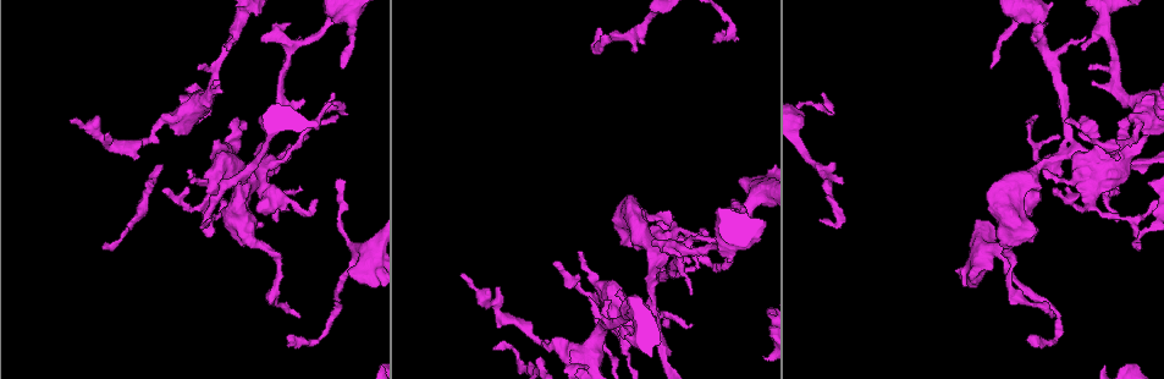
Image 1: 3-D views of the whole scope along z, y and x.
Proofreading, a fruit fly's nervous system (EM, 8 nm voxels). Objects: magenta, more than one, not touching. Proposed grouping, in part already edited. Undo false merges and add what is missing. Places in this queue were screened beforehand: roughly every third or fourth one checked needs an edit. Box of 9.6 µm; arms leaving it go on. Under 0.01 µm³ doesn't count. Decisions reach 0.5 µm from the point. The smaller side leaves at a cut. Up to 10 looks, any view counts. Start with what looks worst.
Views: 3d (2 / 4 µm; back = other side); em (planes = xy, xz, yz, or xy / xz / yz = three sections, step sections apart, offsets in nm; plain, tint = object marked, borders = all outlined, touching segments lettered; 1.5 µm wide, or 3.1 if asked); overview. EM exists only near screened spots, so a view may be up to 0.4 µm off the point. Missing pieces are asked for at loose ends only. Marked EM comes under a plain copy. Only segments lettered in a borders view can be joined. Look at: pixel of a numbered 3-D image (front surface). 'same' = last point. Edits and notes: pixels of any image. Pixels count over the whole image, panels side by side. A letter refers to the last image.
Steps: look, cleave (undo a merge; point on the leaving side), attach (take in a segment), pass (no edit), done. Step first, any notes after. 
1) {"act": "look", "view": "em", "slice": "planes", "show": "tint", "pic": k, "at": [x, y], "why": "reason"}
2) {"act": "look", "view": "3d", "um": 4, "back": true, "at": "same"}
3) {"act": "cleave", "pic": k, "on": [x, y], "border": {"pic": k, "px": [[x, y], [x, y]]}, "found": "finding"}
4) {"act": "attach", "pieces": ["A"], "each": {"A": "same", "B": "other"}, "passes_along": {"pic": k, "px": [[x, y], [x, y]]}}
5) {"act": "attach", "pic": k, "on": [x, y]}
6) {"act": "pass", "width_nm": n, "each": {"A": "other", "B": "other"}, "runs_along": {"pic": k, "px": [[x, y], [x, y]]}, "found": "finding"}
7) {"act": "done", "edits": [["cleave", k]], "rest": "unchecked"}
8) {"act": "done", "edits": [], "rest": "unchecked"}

{"act": "look", "view": "3d", "um": 2, "pic": 1, "at": [1029, 337], "why": "long arm stops here"}

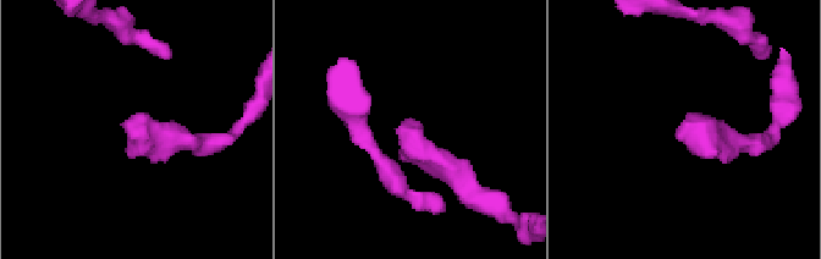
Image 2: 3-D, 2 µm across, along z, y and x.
{"act": "look", "view": "em", "slice": "xz", "step": 8, "show": "tint", "pic": 2, "at": [124, 126], "why": "now the EM"}

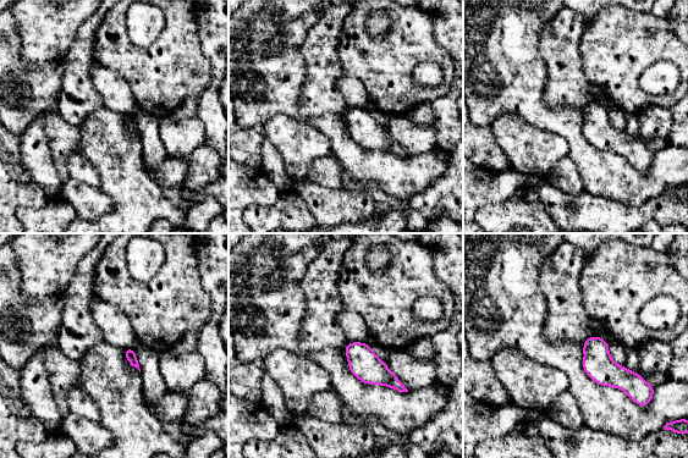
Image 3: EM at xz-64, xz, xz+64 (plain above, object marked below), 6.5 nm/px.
{"act": "look", "view": "em", "slice": "planes", "show": "borders", "at": "same", "why": "cut it another way"}

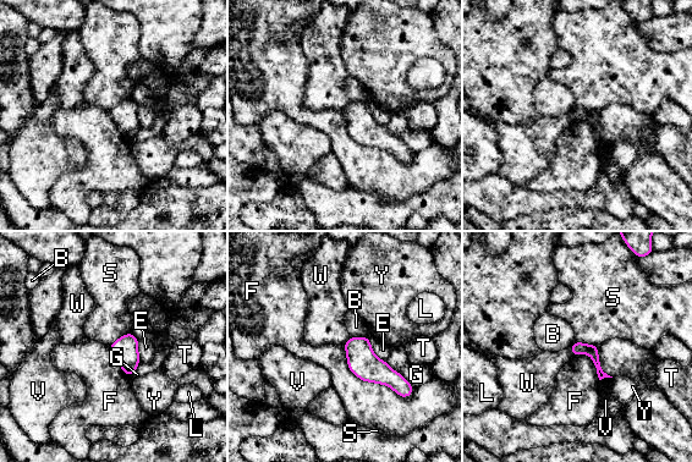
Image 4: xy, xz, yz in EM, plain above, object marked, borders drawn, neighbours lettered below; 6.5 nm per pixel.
{"act": "pass", "width_nm": 90, "each": {"B": "other", "E": "other", "F": "other", "G": "other", "L": "other", "S": "other", "T": "other", "V": "other", "W": "other", "Y": "other"}, "runs_along": {"pic": 4, "px": [[576, 345], [594, 356], [602, 374]]}, "found": "no lettered segment goes on from it"}

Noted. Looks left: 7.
{"act": "look", "view": "3d", "um": 2, "pic": 1, "at": [214, 144], "why": "an open end"}

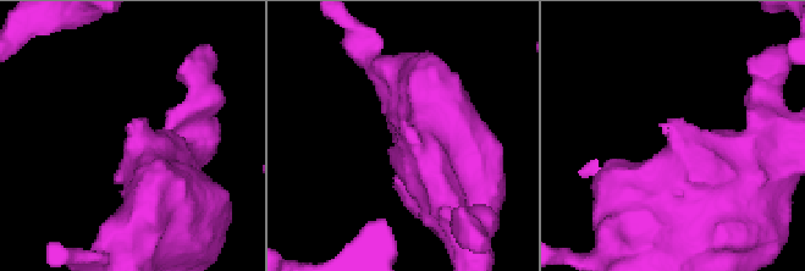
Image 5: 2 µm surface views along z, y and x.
{"act": "look", "view": "em", "slice": "planes", "show": "borders", "pic": 5, "at": [127, 125], "why": "shape alone is not enough"}

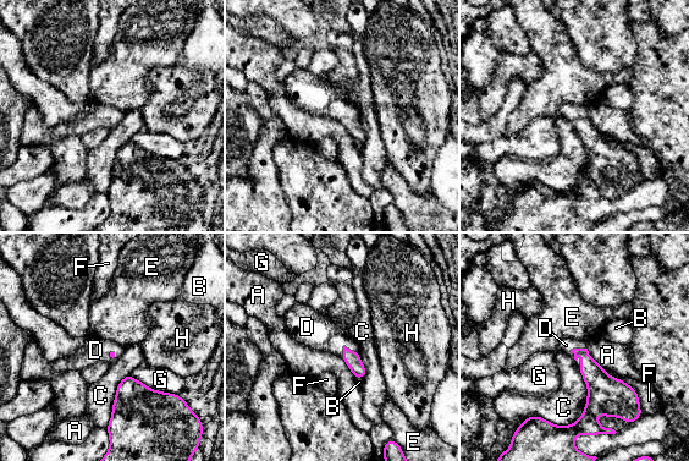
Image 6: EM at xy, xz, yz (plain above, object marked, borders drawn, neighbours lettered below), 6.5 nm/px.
{"act": "attach", "pieces": ["D"], "each": {"A": "other", "B": "other", "C": "other", "D": "same", "E": "other", "F": "other", "G": "other", "H": "other"}, "passes_along": {"pic": 6, "px": [[600, 387], [578, 356], [566, 345]]}, "found": "it goes on there"}

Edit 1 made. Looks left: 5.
{"act": "look", "view": "overview"}

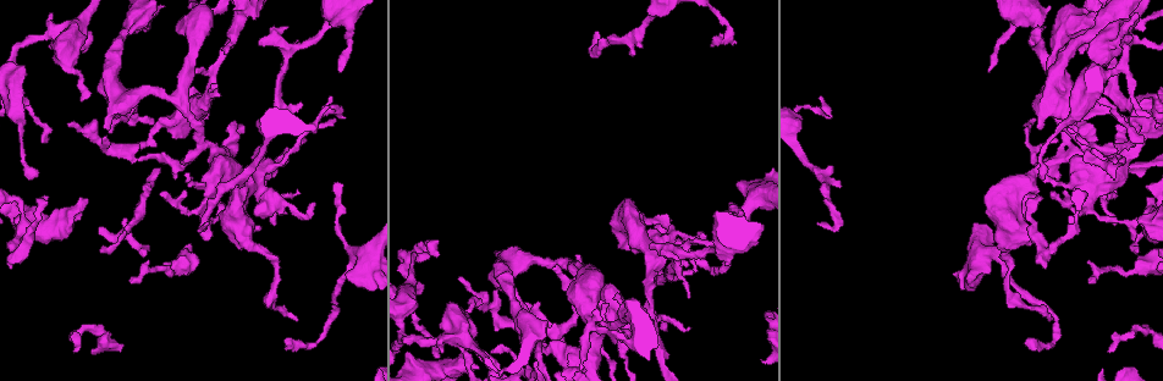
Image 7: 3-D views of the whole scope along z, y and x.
{"act": "look", "view": "em", "slice": "planes", "show": "borders", "pic": 7, "at": [331, 107], "why": "thick turns thin"}

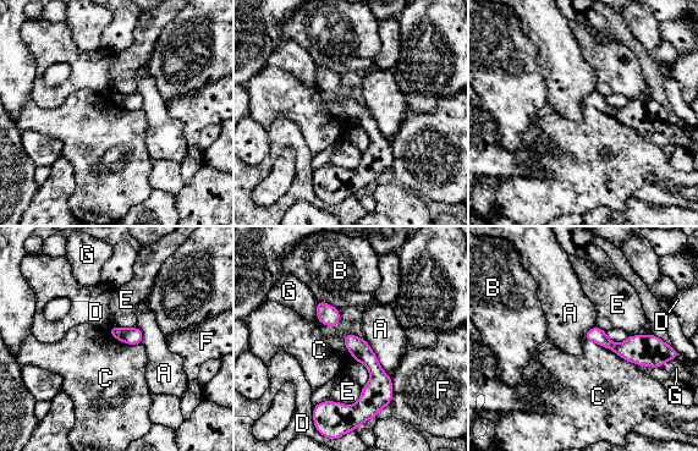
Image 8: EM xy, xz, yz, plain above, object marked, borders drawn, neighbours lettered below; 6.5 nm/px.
{"act": "pass", "width_nm": 100, "each": {"A": "other", "B": "other", "C": "other", "D": "other", "E": "other", "F": "other", "G": "other"}, "found": "continuous, no second neuron"}

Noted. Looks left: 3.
{"act": "done", "edits": [["attach", 6]], "rest": "unchecked"}

